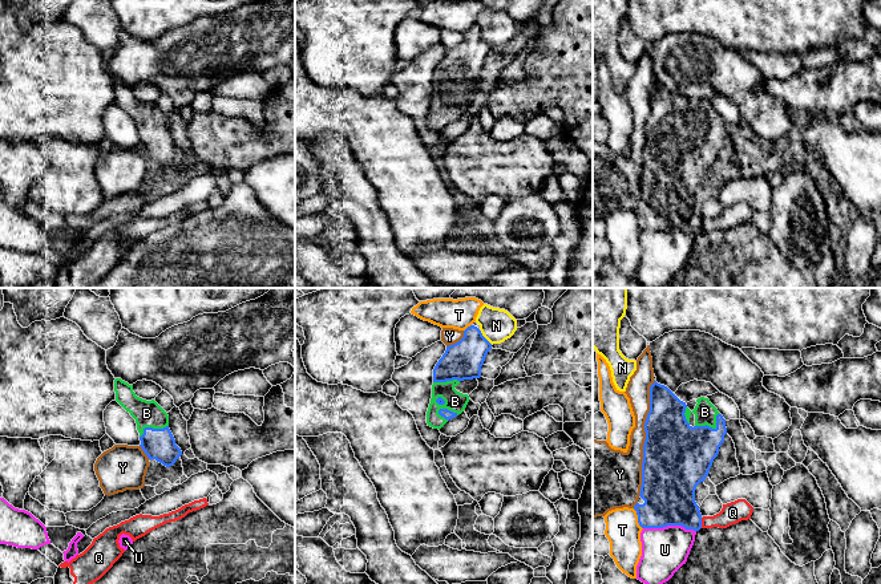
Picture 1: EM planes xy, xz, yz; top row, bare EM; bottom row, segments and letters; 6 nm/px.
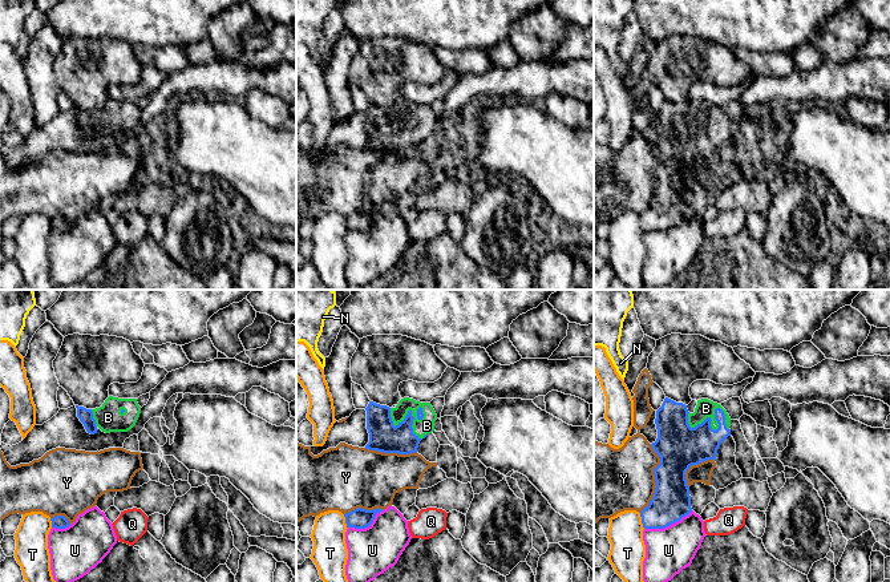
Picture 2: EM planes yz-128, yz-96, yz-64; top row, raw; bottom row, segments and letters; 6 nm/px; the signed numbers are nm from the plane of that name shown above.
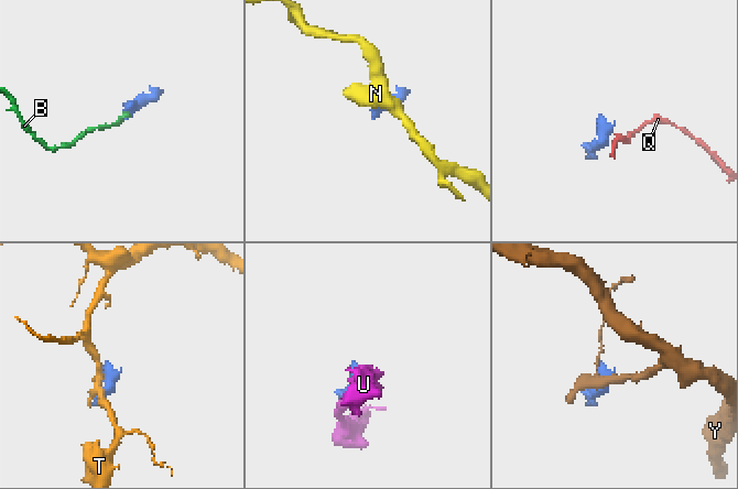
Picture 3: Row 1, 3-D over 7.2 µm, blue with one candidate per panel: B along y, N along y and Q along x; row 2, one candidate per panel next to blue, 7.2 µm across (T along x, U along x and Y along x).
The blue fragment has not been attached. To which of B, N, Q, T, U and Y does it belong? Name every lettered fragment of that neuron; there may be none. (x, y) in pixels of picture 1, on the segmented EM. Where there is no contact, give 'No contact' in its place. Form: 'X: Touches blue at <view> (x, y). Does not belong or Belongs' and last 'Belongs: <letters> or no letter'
B: Touches blue at yz (711, 428). Belongs
N: Touches blue at xz (484, 337). Does not belong
Q: Touches blue at yz (700, 523). Does not belong
T: Touches blue at yz (638, 519). Does not belong
U: Touches blue at yz (670, 524). Does not belong
Y: Touches blue at yz (646, 438). Does not belong
Belongs: B

